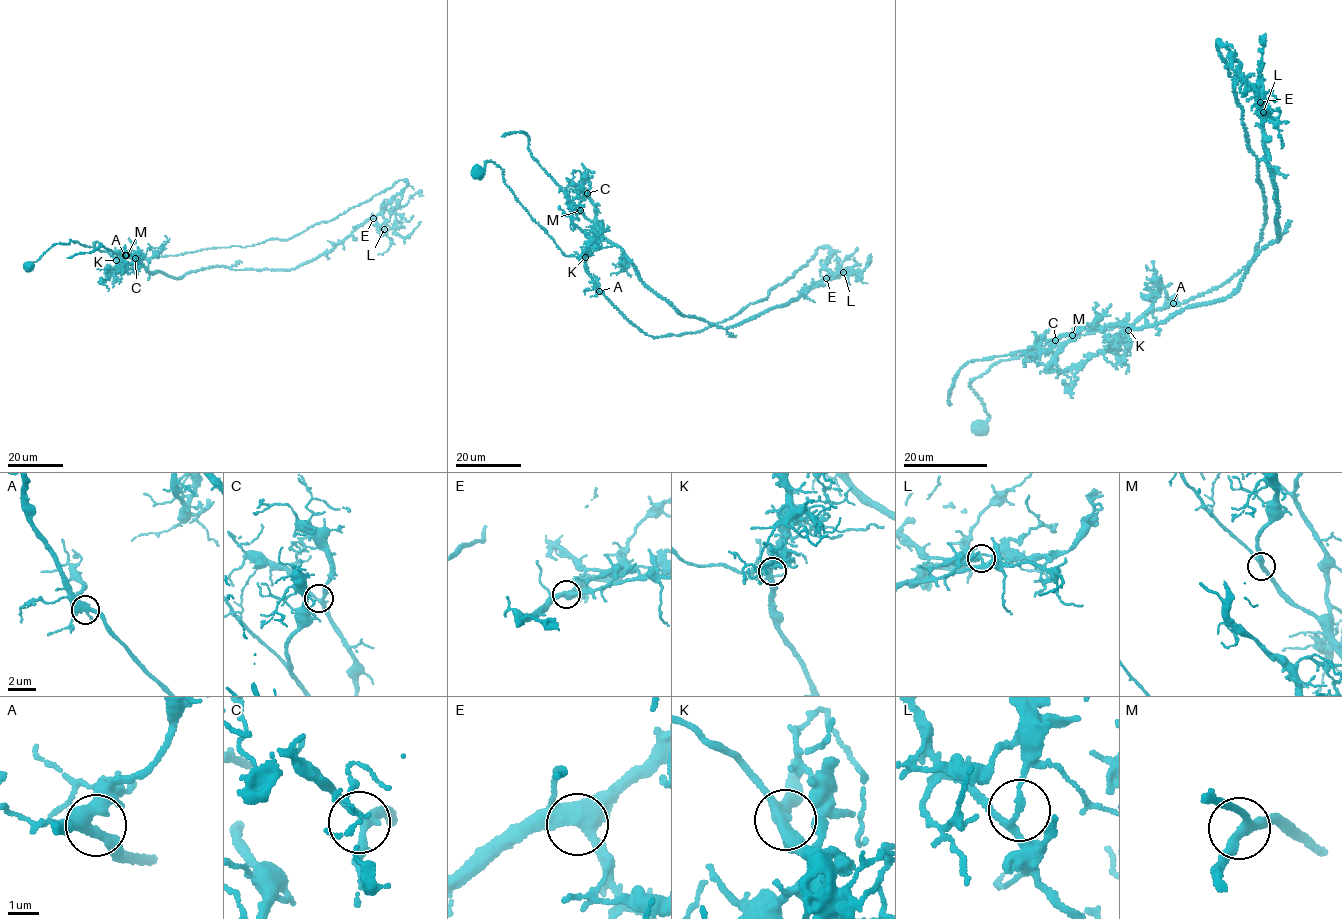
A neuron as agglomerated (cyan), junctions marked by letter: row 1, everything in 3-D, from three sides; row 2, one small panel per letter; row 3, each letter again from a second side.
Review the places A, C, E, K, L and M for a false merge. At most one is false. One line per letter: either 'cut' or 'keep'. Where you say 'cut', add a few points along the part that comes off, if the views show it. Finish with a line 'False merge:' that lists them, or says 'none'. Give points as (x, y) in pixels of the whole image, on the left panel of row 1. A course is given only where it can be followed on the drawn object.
A: keep
C: keep
E: keep
K: keep
L: cut; course (384, 229), (384, 205), (406, 187), (404, 180), (288, 239), (115, 259), (70, 239), (27, 268)
M: keep
False merge: L

